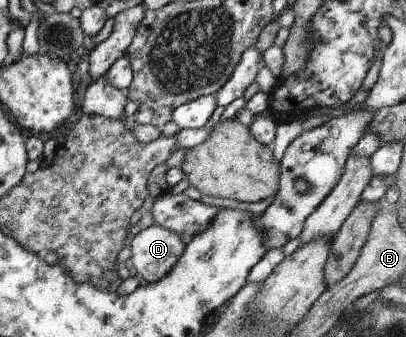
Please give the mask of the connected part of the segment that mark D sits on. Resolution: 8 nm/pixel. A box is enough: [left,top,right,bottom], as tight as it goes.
[132,225,188,284]

